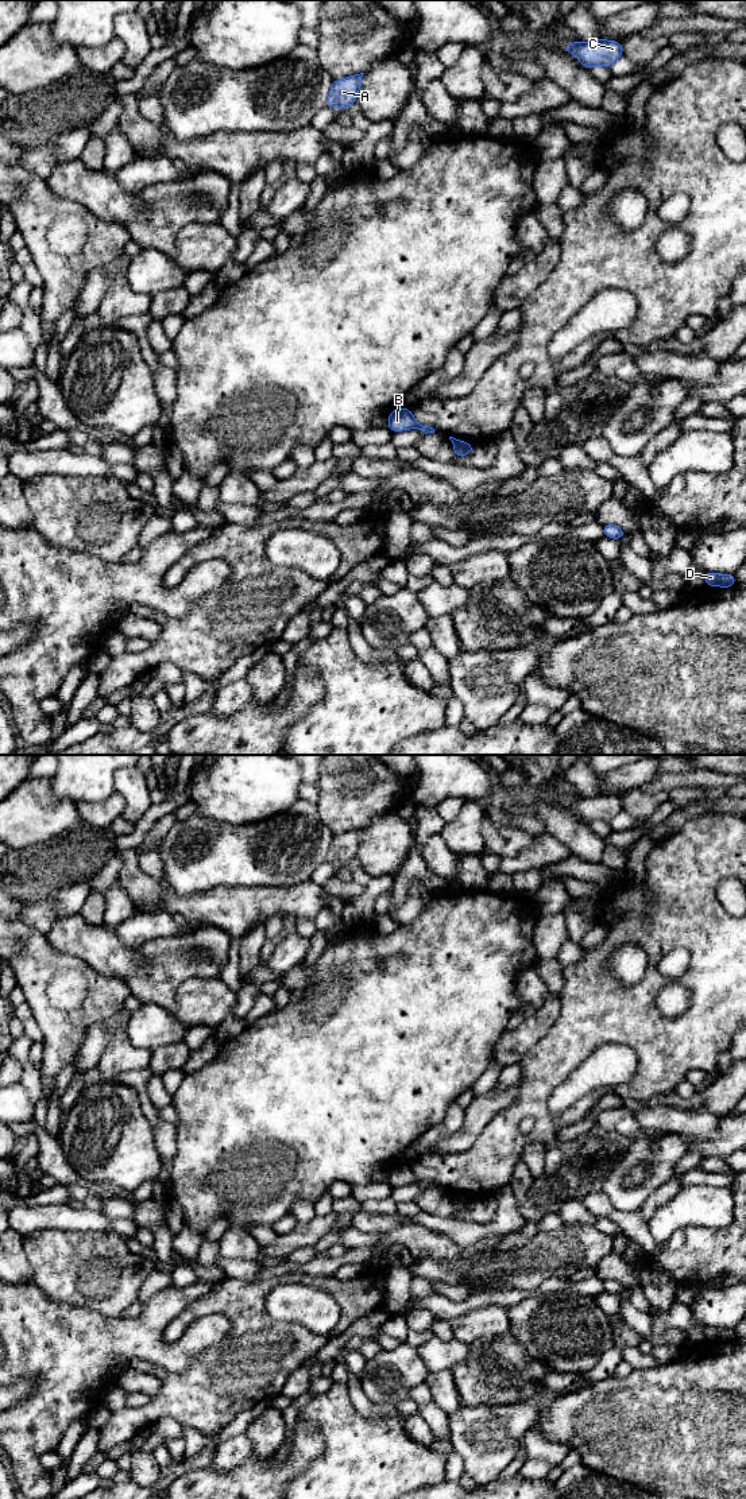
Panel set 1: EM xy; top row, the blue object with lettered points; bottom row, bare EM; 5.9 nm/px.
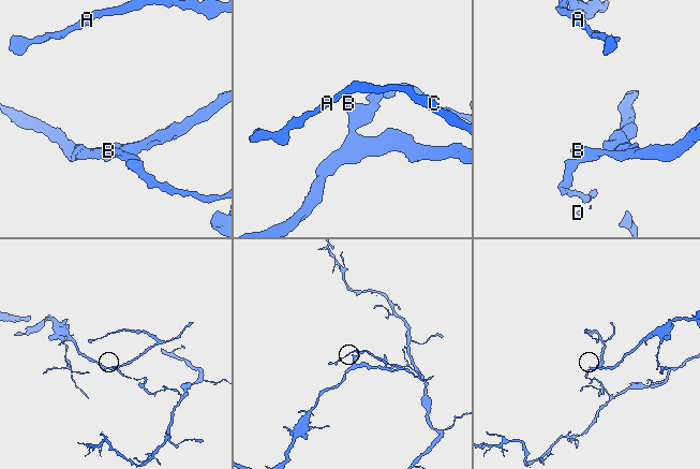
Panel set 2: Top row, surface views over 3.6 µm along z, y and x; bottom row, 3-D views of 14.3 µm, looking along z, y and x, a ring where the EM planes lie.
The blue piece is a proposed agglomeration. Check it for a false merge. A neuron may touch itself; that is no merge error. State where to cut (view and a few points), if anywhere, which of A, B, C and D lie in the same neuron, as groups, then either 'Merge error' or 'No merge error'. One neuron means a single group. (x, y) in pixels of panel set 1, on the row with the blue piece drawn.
Split along xy (464, 442), (453, 445). Groups: A B C / D. Merge error

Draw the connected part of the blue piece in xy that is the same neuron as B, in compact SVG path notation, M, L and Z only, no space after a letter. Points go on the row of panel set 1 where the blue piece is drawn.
M399 407L391 411L387 422L387 427L391 431L401 431L401 430L407 430L407 429L418 429L424 431L425 434L428 433L434 433L433 427L420 425L414 417L411 410Z

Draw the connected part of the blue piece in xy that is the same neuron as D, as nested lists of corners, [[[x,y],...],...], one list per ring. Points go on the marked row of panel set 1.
[[[704,572],[704,580],[710,586],[730,588],[735,585],[735,574],[718,574]]]

